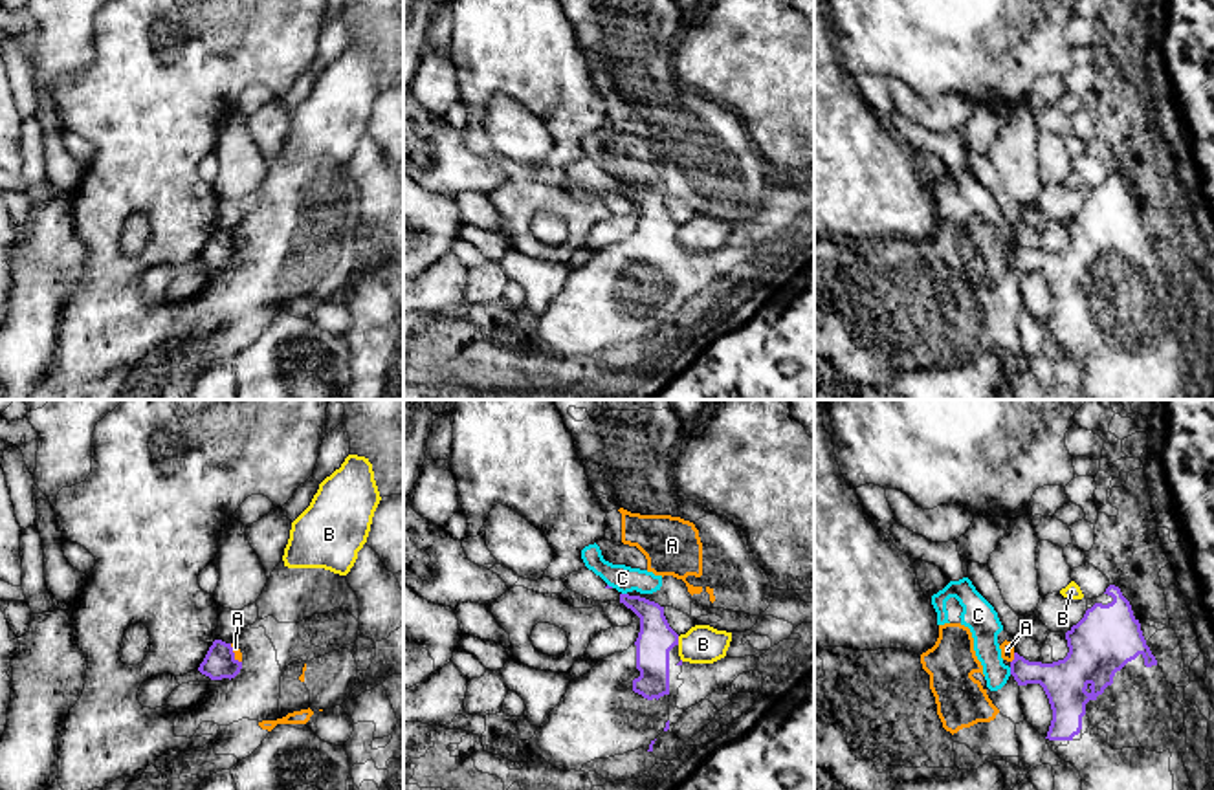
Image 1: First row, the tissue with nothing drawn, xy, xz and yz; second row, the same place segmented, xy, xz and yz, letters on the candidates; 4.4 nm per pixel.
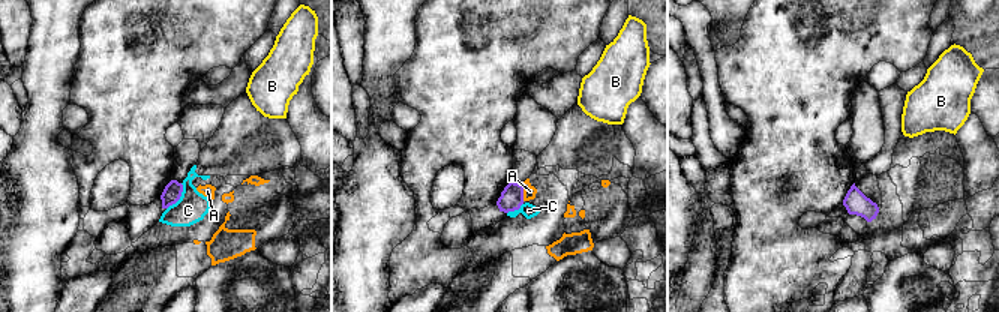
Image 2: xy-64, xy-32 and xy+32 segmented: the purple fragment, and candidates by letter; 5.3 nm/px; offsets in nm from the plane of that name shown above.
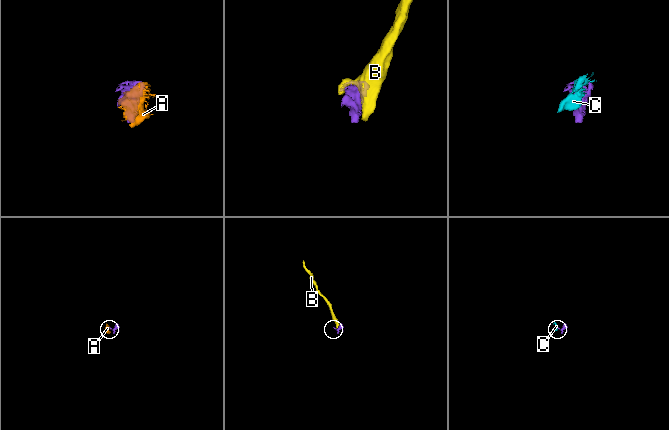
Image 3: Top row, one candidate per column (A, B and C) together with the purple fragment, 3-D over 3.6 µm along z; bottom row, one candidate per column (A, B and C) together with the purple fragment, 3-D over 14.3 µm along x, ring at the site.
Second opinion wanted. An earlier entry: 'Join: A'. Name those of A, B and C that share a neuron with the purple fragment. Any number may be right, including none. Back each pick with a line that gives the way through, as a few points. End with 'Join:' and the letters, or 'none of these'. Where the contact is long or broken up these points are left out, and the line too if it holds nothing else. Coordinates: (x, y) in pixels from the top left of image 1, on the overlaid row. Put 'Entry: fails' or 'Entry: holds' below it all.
Join: none of these
Entry: fails

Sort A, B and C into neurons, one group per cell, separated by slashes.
A C / B

